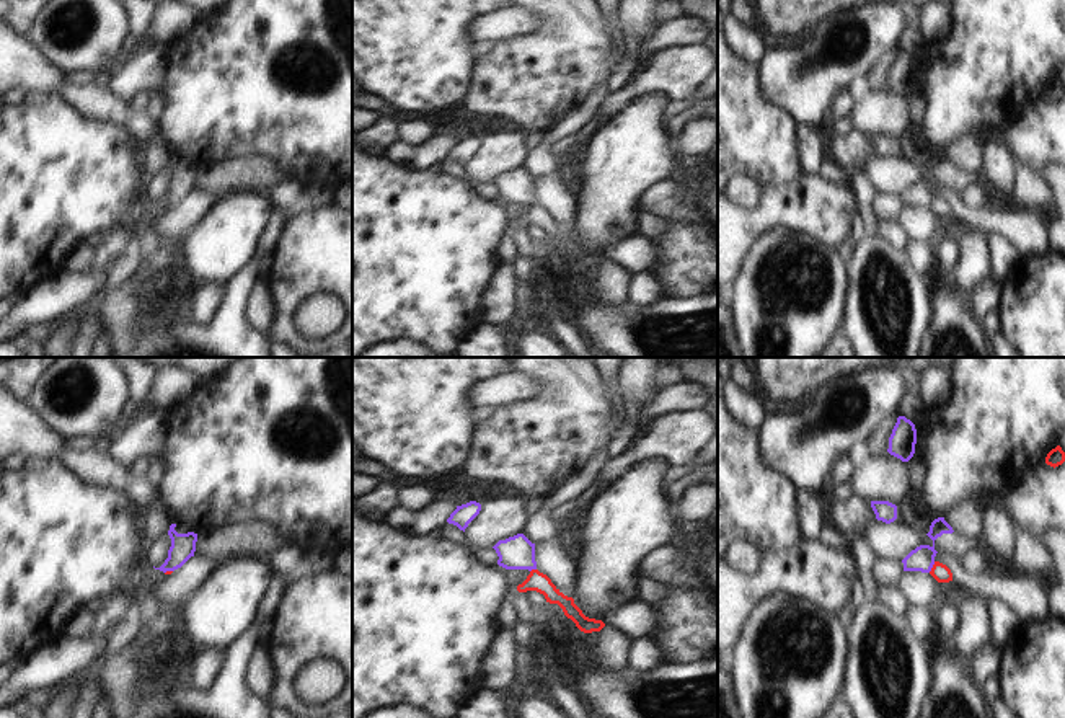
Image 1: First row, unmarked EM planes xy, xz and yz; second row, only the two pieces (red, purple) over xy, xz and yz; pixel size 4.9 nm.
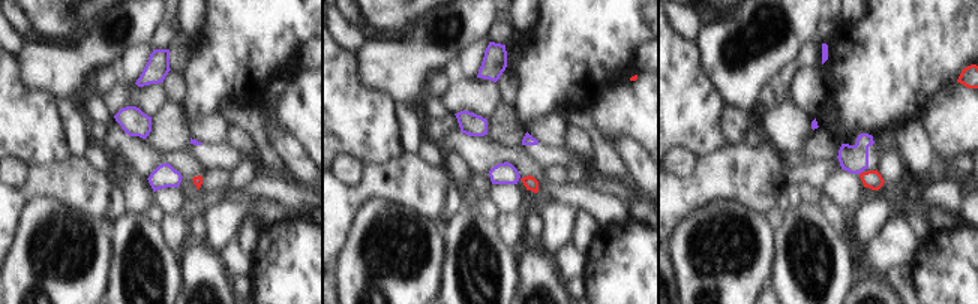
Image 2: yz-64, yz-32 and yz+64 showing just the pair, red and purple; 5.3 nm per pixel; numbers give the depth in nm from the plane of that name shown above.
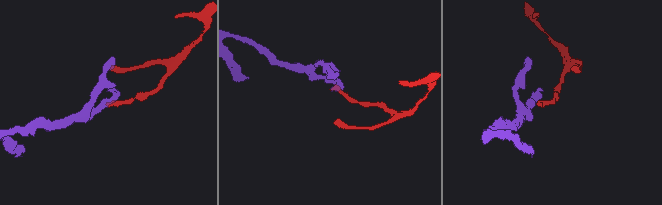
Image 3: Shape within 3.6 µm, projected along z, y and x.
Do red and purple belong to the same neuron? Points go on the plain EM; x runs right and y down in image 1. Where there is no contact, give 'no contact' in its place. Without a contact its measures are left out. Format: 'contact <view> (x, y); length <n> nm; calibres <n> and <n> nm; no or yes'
contact yz (933, 201); length 70 nm; calibres 90 and 120 nm; no

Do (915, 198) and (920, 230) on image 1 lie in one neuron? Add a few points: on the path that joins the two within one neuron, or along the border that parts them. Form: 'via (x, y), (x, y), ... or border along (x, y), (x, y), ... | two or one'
border along (904, 204), (928, 208) | two

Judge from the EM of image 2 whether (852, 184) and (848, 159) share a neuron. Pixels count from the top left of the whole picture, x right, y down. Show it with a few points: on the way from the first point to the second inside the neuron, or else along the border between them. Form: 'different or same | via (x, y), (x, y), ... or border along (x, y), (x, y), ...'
different | border along (842, 168), (858, 174)

